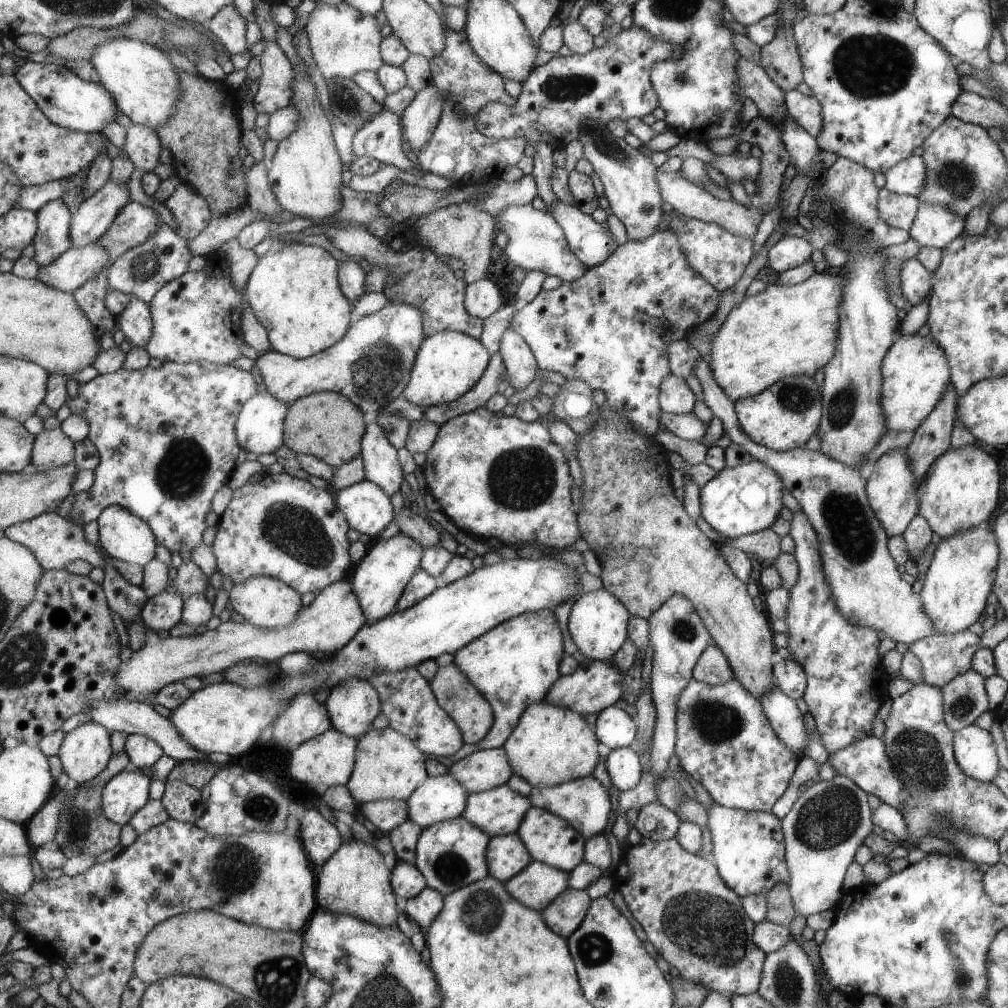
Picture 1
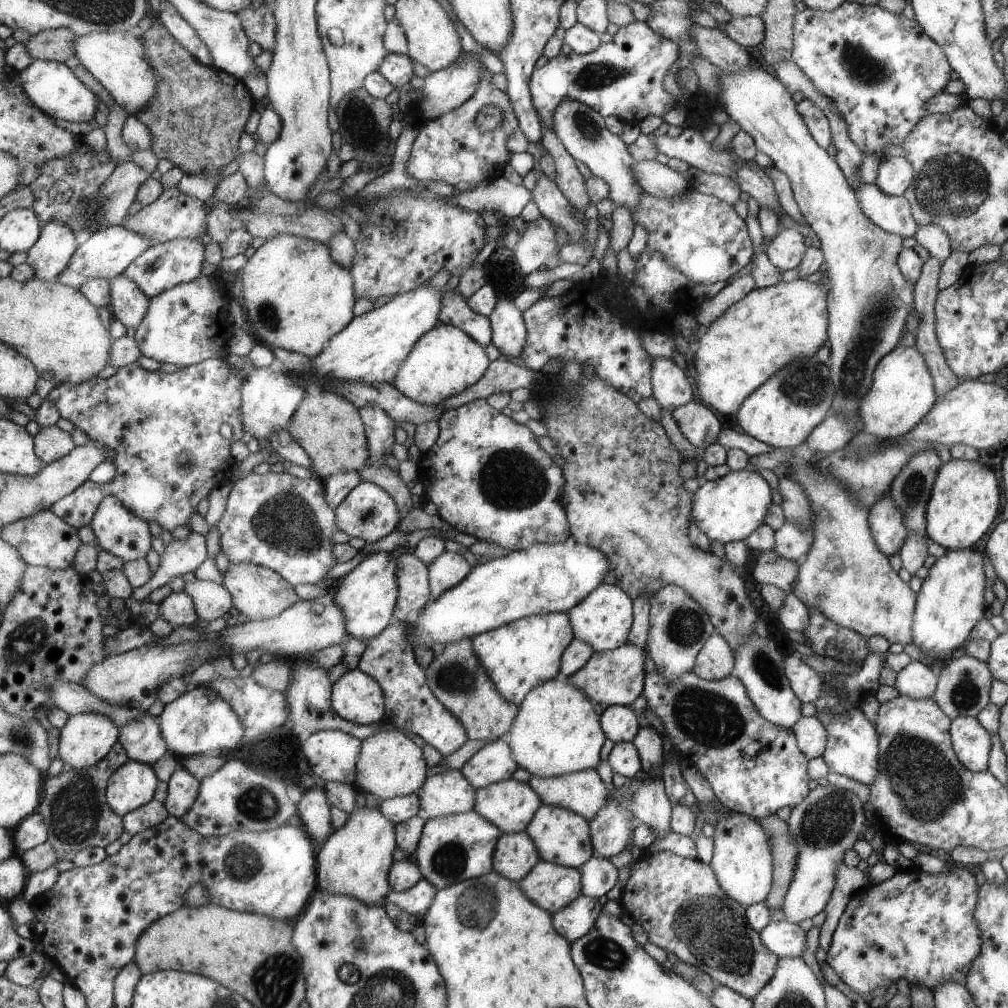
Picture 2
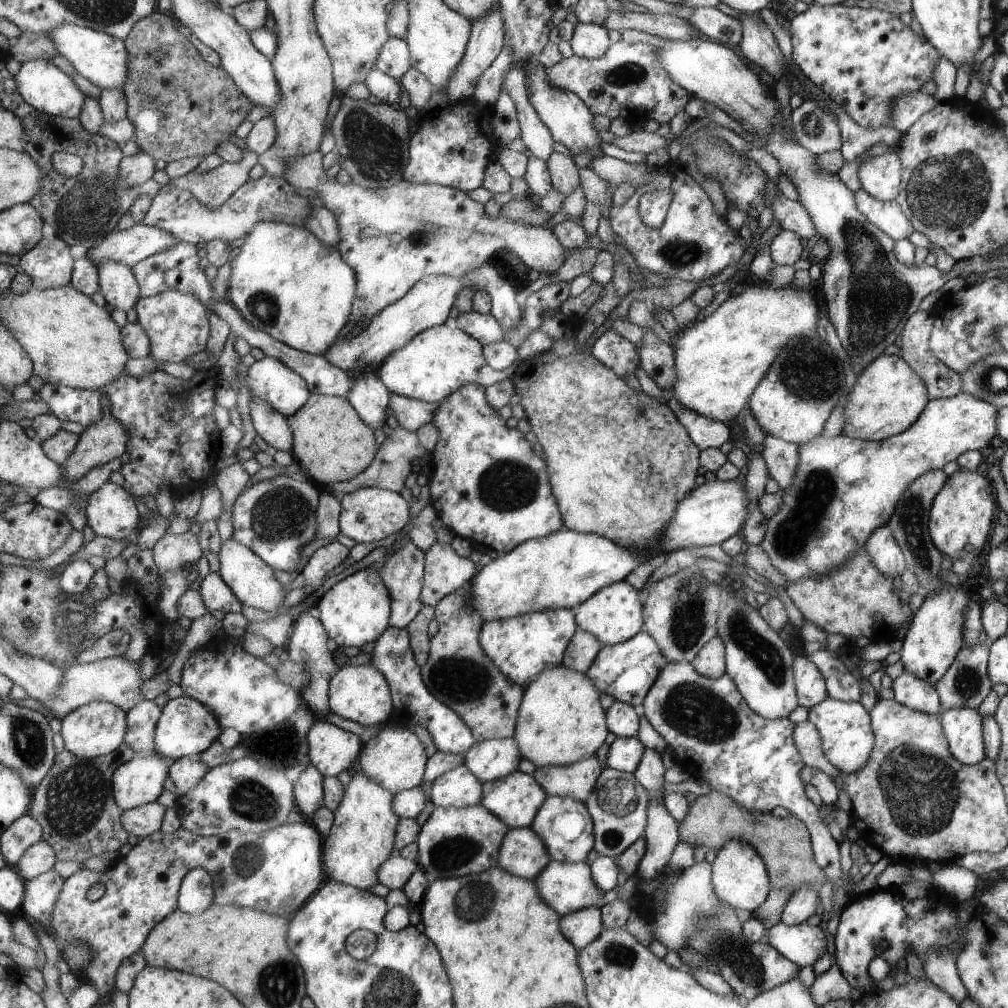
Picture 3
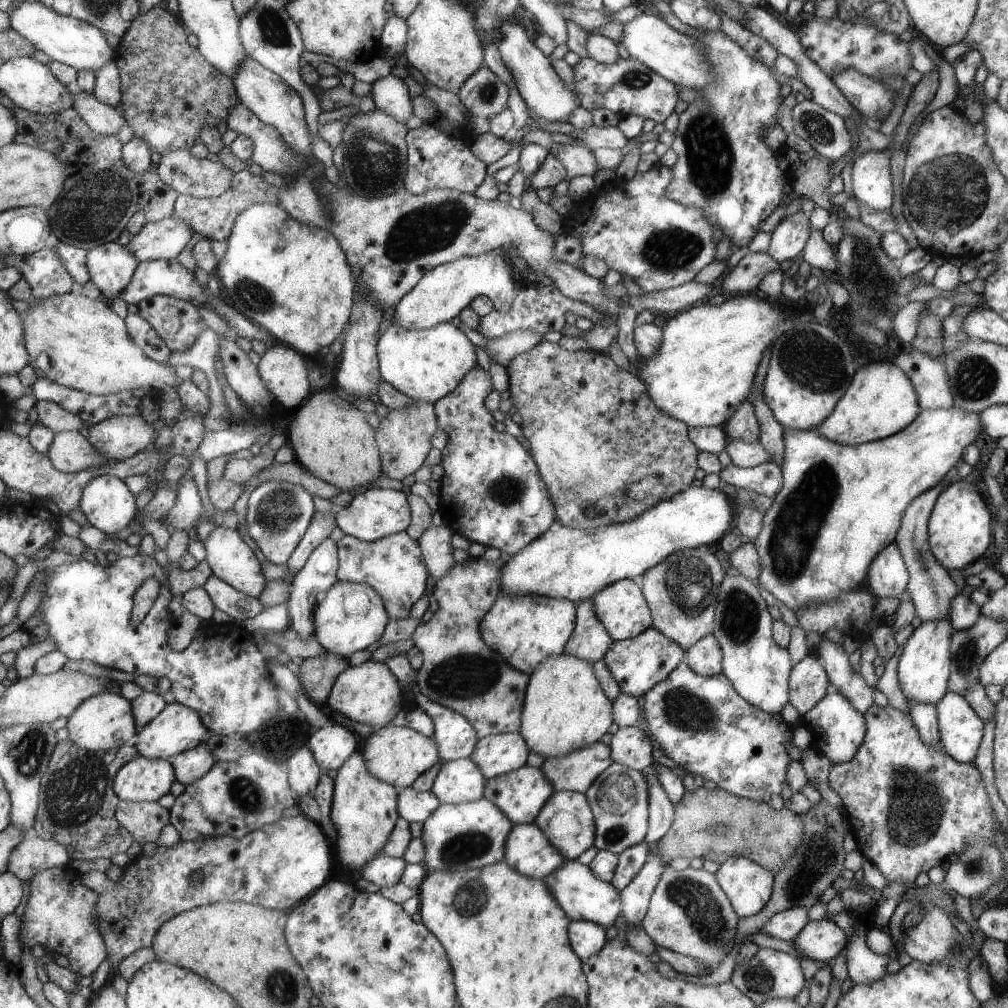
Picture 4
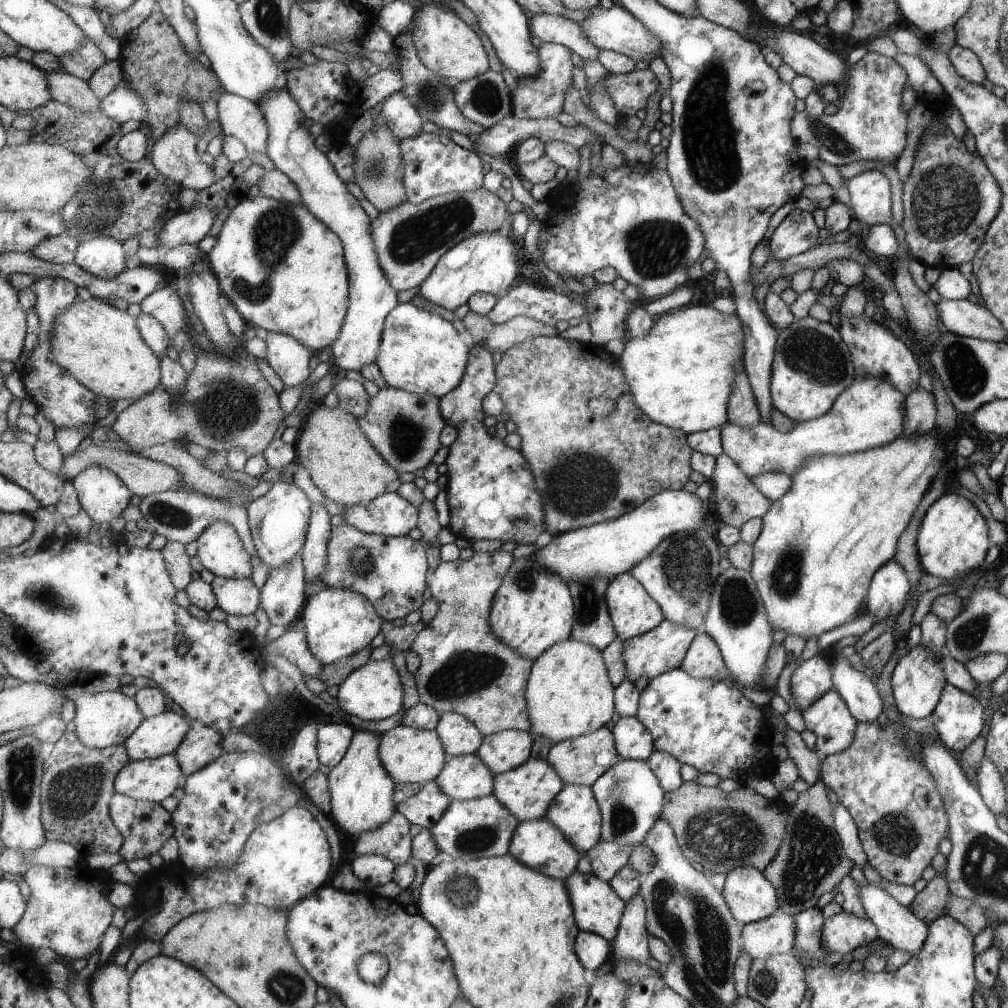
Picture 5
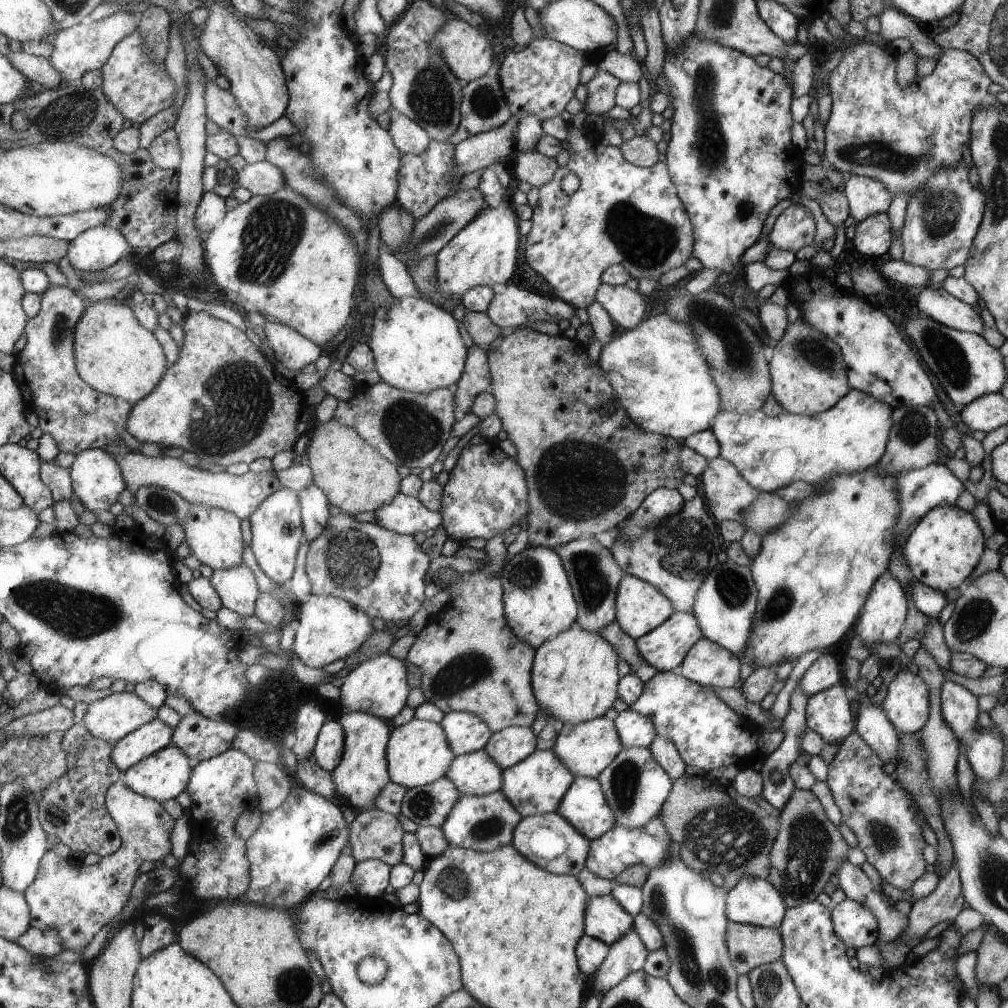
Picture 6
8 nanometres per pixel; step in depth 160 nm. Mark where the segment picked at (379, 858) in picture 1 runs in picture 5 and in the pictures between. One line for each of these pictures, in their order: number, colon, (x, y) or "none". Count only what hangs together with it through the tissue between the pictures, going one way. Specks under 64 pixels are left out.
2: (356, 861)
3: (362, 839)
4: (365, 809)
5: (363, 791)

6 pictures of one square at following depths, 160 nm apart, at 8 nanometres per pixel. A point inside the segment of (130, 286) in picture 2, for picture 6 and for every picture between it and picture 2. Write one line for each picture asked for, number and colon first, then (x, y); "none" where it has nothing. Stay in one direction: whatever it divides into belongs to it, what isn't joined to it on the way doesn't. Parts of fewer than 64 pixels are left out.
3: (118, 283)
4: (112, 266)
5: (104, 256)
6: (97, 249)

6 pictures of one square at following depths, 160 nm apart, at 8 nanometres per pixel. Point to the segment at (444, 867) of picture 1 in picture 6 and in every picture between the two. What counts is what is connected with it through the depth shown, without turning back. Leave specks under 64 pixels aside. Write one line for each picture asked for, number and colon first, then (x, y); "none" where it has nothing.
2: (453, 848)
3: (454, 842)
4: (469, 835)
5: (471, 829)
6: (481, 823)

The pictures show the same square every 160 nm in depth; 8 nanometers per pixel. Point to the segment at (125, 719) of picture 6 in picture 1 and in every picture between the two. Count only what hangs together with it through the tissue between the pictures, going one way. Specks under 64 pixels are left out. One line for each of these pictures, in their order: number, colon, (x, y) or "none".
1: (86, 751)
2: (87, 738)
3: (93, 730)
4: (104, 722)
5: (108, 718)

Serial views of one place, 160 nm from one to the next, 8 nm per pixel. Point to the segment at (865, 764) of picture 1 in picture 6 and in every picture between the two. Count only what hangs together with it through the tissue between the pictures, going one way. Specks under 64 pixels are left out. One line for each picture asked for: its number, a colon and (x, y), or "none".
2: (852, 746)
3: (847, 739)
4: (837, 729)
5: (834, 726)
6: (828, 713)

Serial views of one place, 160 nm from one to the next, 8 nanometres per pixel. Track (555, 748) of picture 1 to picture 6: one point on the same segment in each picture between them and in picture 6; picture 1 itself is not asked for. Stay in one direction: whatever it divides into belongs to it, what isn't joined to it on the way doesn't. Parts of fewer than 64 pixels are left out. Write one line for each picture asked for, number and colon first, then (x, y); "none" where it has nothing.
2: (555, 731)
3: (560, 722)
4: (564, 709)
5: (568, 694)
6: (574, 674)

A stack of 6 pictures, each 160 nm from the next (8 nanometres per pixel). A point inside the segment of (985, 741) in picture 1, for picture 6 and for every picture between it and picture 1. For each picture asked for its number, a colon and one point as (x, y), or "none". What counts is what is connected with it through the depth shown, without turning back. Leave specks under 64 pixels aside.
2: (971, 742)
3: (963, 727)
4: (959, 726)
5: (957, 719)
6: (958, 707)

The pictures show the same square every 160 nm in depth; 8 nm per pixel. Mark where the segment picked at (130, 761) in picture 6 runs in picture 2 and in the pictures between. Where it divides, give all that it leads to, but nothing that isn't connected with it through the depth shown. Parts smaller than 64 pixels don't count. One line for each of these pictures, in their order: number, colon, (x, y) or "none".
2: (201, 721)
3: (187, 727)
4: (178, 728)
5: (159, 735)

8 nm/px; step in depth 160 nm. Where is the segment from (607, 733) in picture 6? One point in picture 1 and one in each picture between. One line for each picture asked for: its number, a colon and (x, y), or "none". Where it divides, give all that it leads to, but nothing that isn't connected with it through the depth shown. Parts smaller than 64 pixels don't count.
1: (582, 802)
2: (581, 792)
3: (576, 781)
4: (577, 771)
5: (579, 761)

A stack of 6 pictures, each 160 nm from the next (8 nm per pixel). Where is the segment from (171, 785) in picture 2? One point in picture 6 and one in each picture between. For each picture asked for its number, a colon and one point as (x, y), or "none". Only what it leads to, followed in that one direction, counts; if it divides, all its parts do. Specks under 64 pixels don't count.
3: (186, 773)
4: (191, 765)
5: (203, 745)
6: (201, 738)

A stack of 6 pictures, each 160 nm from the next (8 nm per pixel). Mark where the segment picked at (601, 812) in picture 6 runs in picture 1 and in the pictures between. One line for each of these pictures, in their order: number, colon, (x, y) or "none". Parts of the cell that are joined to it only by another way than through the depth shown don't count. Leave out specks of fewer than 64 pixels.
1: (550, 840)
2: (562, 837)
3: (563, 824)
4: (566, 819)
5: (575, 812)

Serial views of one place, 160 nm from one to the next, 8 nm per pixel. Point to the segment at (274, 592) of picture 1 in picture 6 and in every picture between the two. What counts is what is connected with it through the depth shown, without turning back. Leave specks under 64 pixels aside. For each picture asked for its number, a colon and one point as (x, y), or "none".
2: (258, 592)
3: (251, 578)
4: (231, 558)
5: (220, 548)
6: (214, 535)

